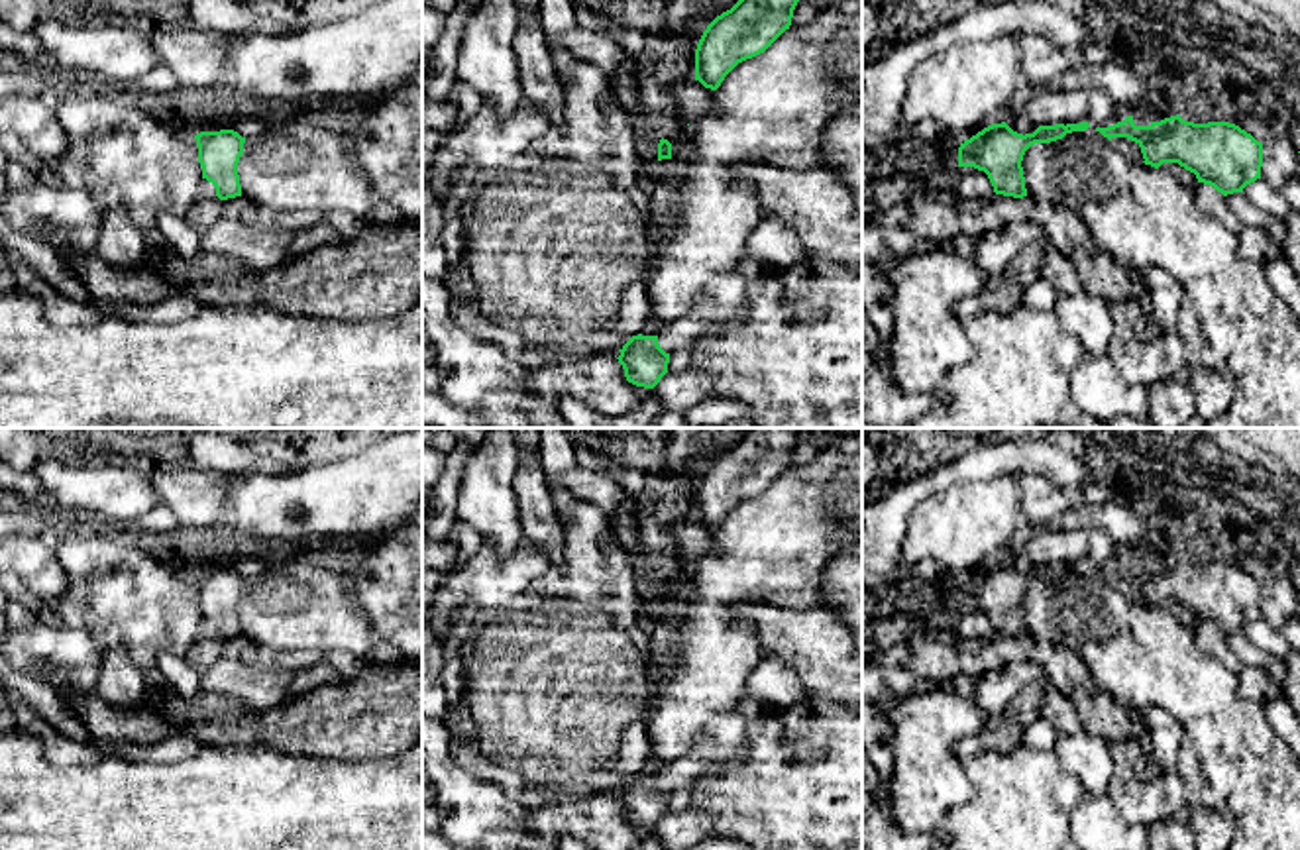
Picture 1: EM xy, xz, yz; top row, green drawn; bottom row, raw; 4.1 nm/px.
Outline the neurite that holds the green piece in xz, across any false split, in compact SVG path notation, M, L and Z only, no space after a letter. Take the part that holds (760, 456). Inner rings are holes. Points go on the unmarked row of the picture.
M748 428L703 471L695 489L695 520L717 530L742 501L764 493L791 465L805 428Z

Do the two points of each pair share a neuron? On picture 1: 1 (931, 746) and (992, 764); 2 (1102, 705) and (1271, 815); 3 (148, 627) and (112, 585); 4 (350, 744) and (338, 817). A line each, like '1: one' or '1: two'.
1: two
2: two
3: one
4: two

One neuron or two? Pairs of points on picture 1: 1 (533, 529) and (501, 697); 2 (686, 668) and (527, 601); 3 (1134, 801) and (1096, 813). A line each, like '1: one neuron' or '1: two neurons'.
1: two neurons
2: two neurons
3: two neurons

